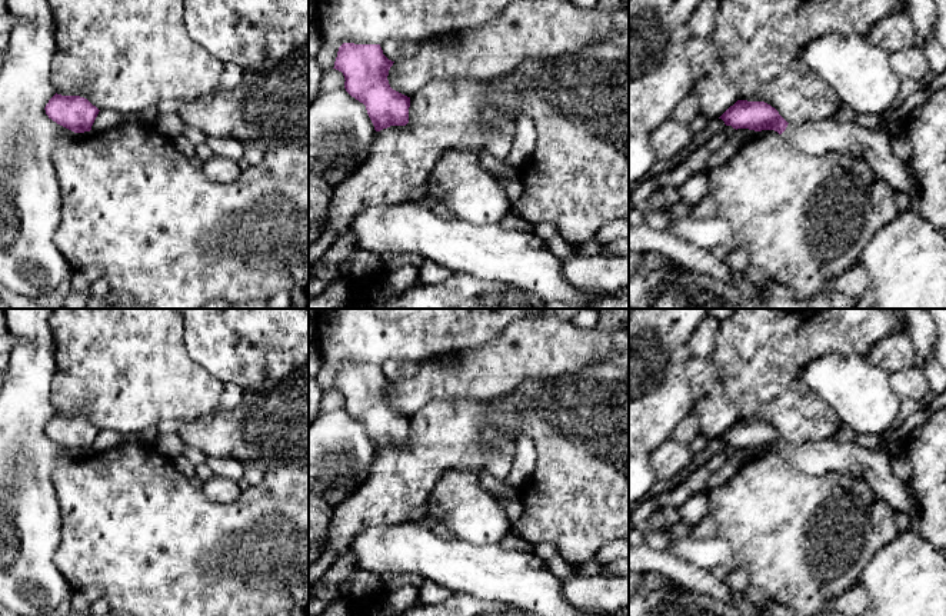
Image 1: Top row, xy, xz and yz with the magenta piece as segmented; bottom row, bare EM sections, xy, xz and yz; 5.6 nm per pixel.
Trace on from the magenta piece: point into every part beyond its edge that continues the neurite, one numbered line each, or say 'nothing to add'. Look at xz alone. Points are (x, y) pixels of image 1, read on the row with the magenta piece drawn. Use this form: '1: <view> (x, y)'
nothing to add

